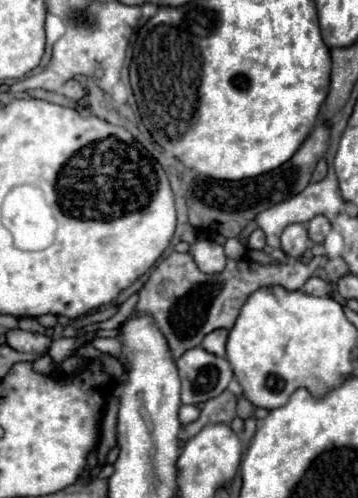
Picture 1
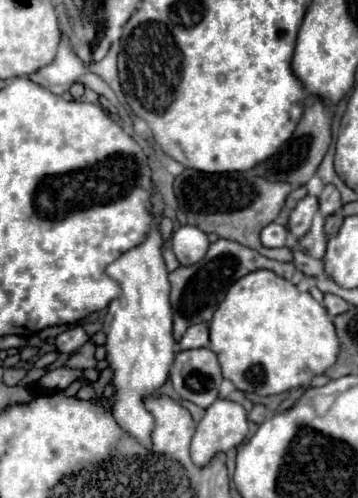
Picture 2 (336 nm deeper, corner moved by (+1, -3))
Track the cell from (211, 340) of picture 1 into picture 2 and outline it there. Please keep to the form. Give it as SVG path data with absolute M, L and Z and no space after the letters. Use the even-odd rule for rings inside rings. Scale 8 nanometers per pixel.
M198 323L192 325L184 337L178 343L178 349L198 349L198 347L208 347L210 343L210 331L208 331L208 323Z

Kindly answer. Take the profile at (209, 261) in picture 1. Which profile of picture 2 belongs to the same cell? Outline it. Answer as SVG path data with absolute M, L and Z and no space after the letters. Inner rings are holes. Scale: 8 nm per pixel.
M182 225L172 235L172 249L180 265L198 263L210 247L208 235L194 225Z

